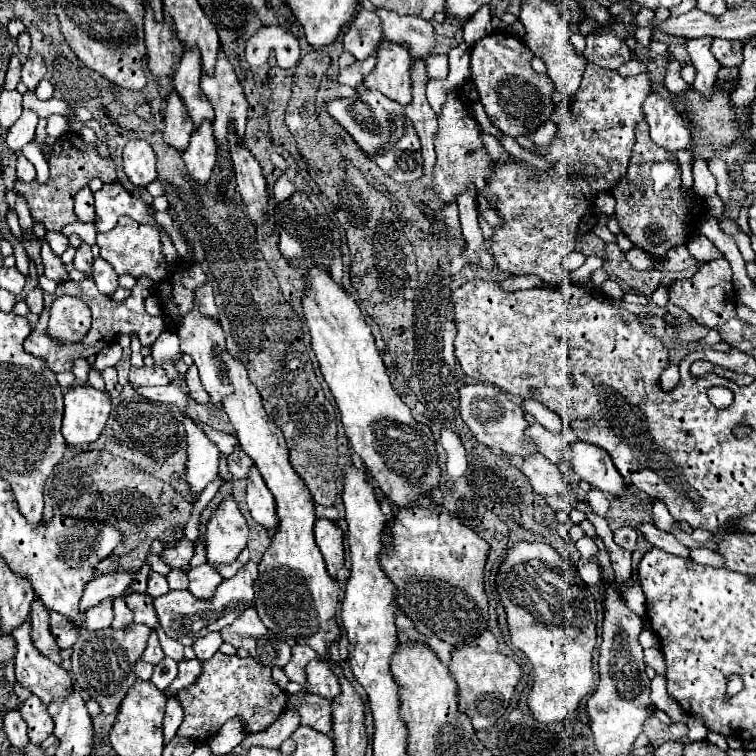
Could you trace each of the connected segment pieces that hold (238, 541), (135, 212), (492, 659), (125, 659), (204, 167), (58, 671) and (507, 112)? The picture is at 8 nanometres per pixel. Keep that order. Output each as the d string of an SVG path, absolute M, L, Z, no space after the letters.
M229 494L219 502L213 516L207 520L207 560L209 564L229 564L247 546L247 522Z
M121 182L103 184L101 190L95 192L95 230L97 232L109 232L117 226L117 220L121 216L131 216L137 222L159 226L149 214L147 214L147 202L141 198L135 198L127 188L123 188Z
M459 646L451 652L449 672L457 682L457 704L471 718L475 730L489 730L501 718L511 702L515 686L521 678L521 668L513 658L499 652L485 652L479 646Z
M135 622L123 630L115 630L115 628L105 628L95 632L89 632L85 628L81 630L81 636L75 642L75 654L71 656L73 680L75 686L87 692L87 696L93 698L105 714L115 714L129 686L133 686L135 680L133 668L147 646L149 634L151 628L145 628L143 624L135 624Z
M201 124L201 128L197 128L191 136L191 144L189 148L183 152L183 160L187 166L187 172L193 180L197 180L197 184L207 186L213 166L217 162L217 148L215 148L215 138L213 138L213 126L209 124Z
M29 620L15 628L13 638L17 642L15 654L15 676L17 682L41 698L43 704L65 698L73 692L73 682L69 674L59 666L47 660L31 642Z
M491 32L481 38L471 50L471 82L479 92L479 100L491 120L491 124L509 136L527 136L543 124L541 116L553 114L553 82L547 74L537 74L531 68L533 52L525 48L525 42L505 32Z

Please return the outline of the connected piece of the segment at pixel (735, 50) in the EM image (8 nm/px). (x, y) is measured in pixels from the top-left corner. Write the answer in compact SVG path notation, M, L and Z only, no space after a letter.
M715 38L713 44L711 44L711 52L721 66L741 66L743 42L741 40Z

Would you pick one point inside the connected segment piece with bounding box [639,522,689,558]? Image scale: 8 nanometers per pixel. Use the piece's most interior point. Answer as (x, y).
(664, 540)

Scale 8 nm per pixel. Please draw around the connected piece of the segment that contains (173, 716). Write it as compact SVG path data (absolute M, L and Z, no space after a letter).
M169 698L167 700L167 712L163 718L163 736L165 736L165 744L177 734L177 728L183 720L183 708L177 702L177 698Z

